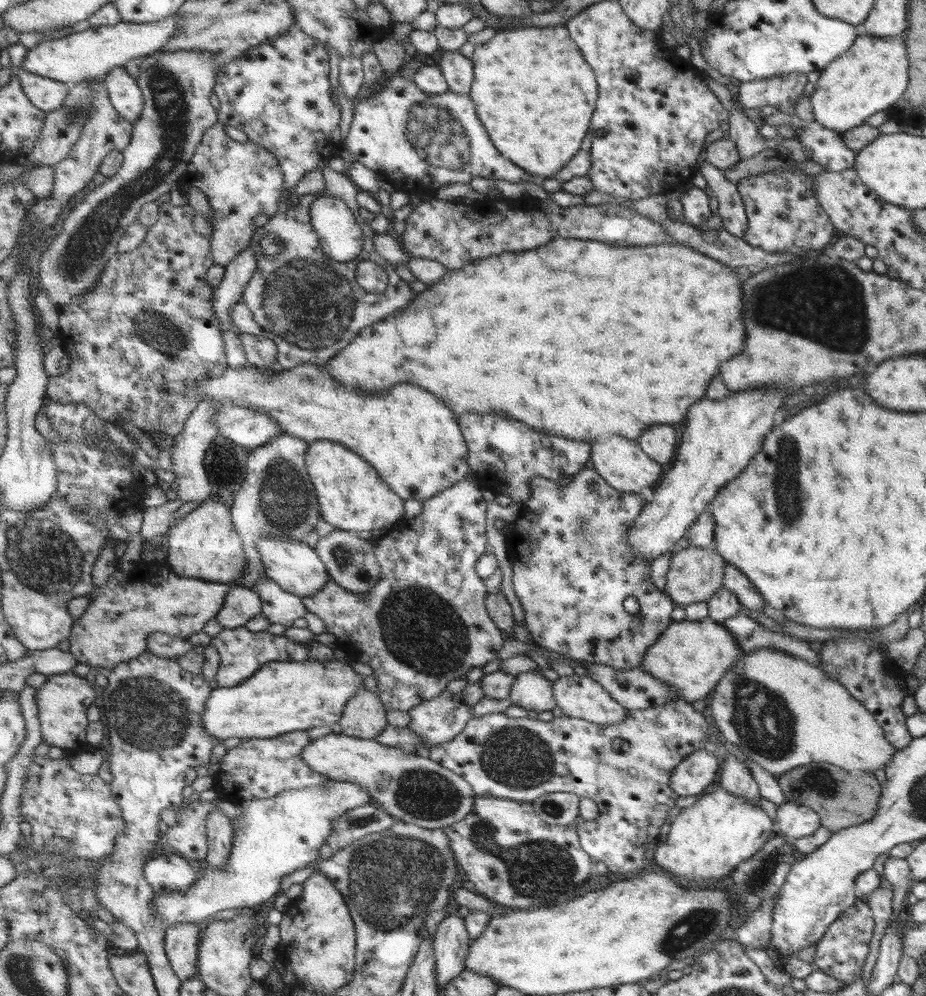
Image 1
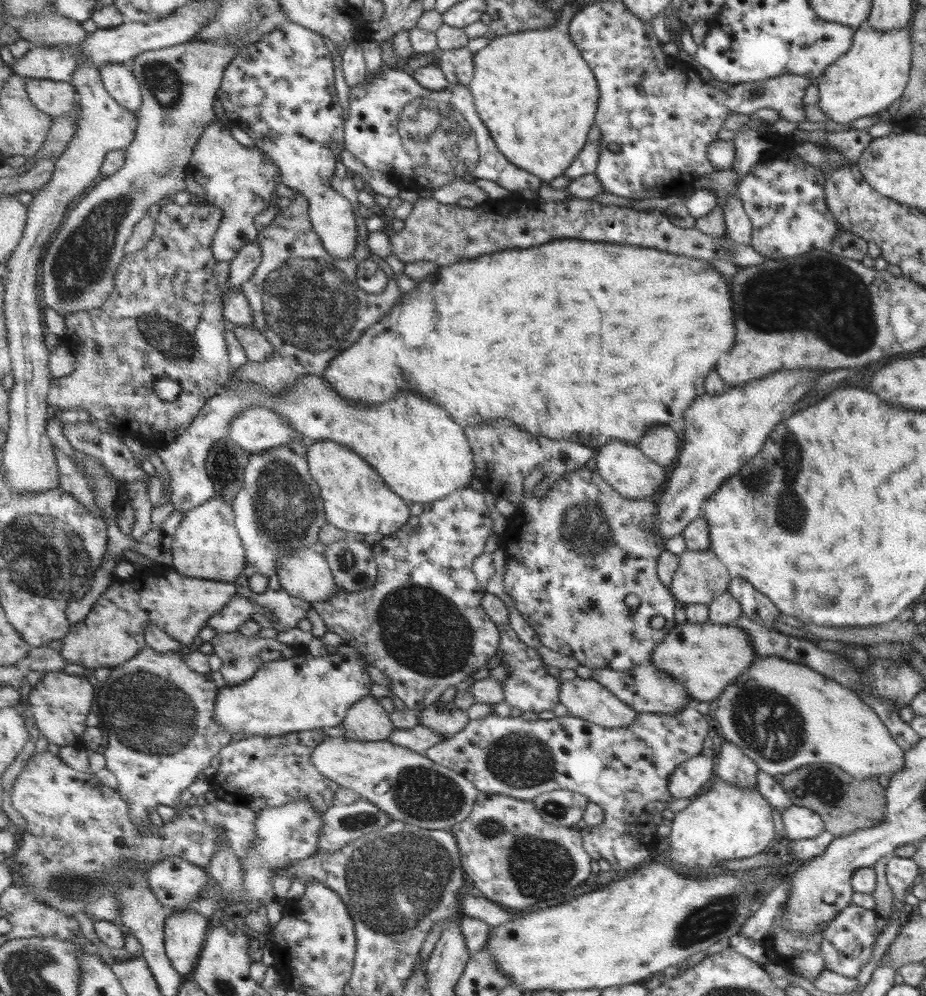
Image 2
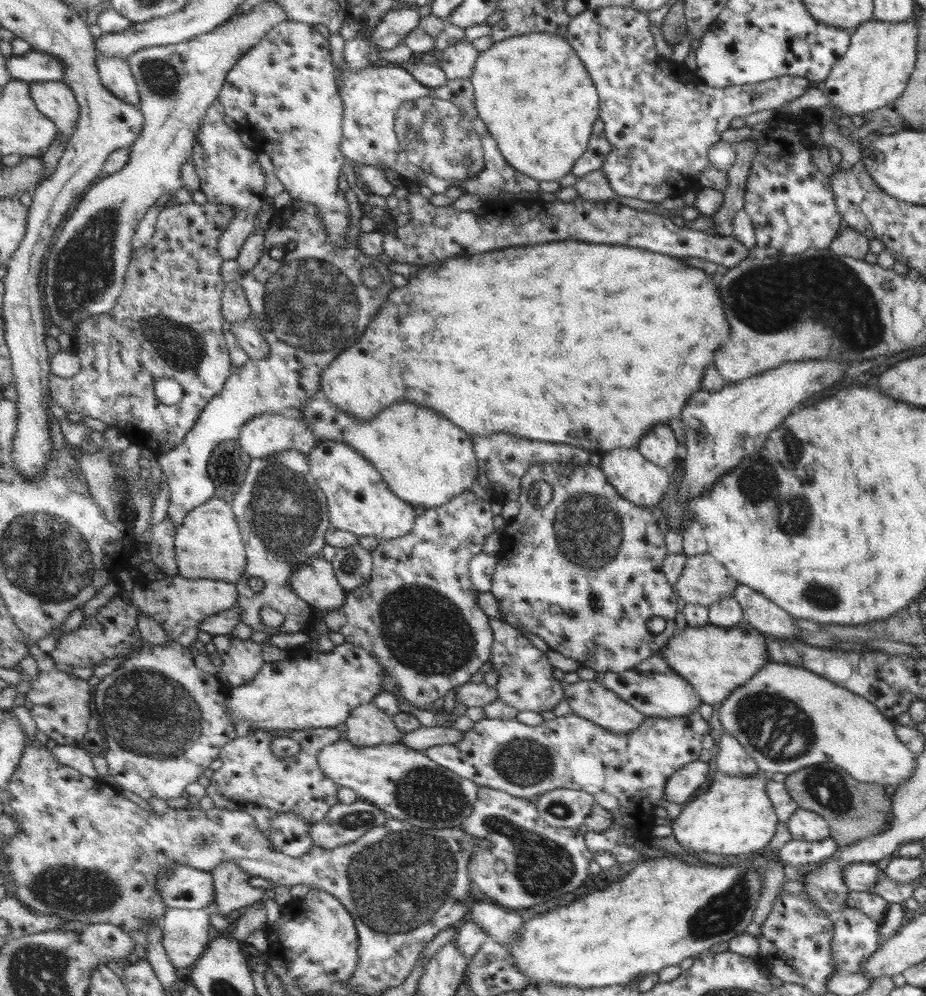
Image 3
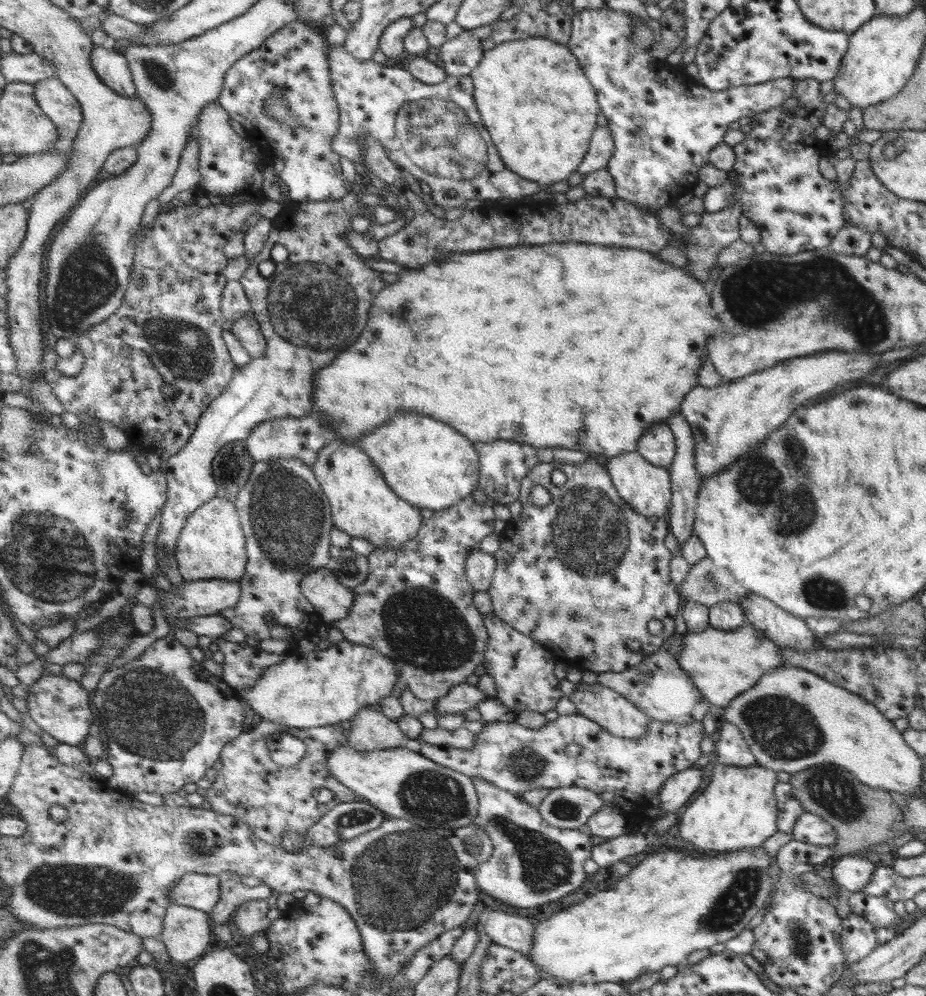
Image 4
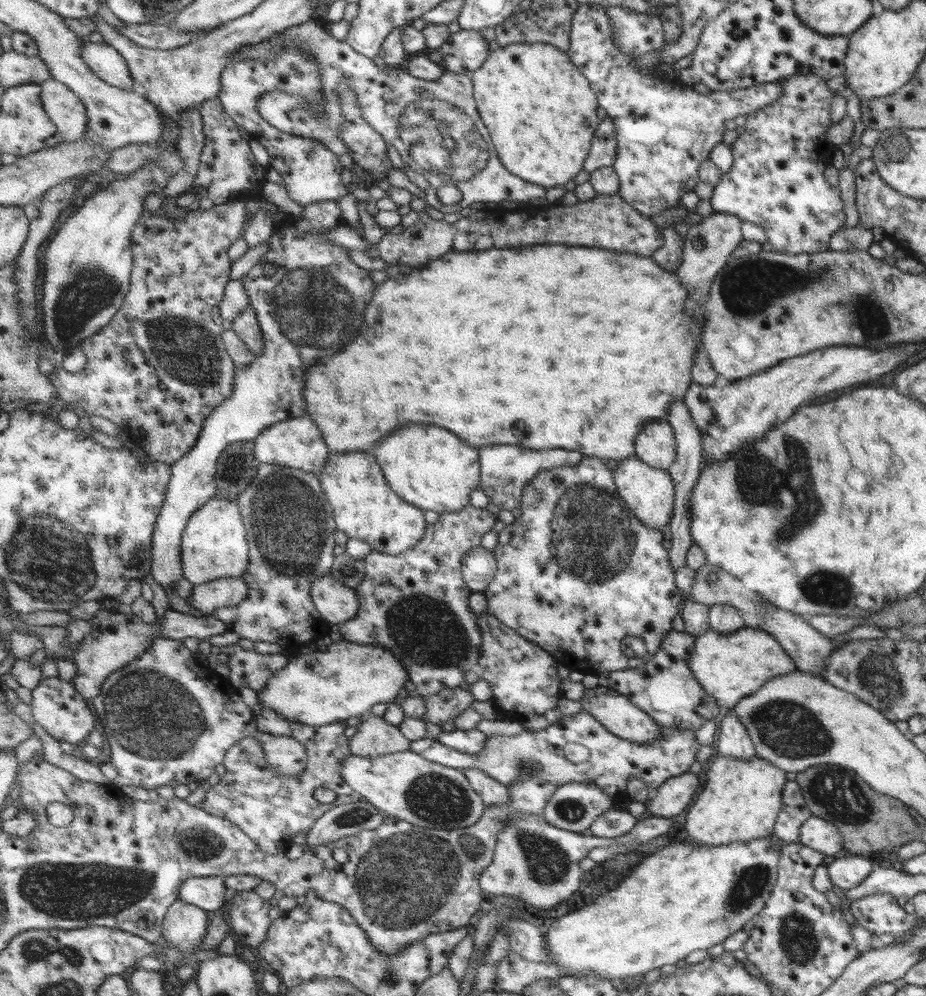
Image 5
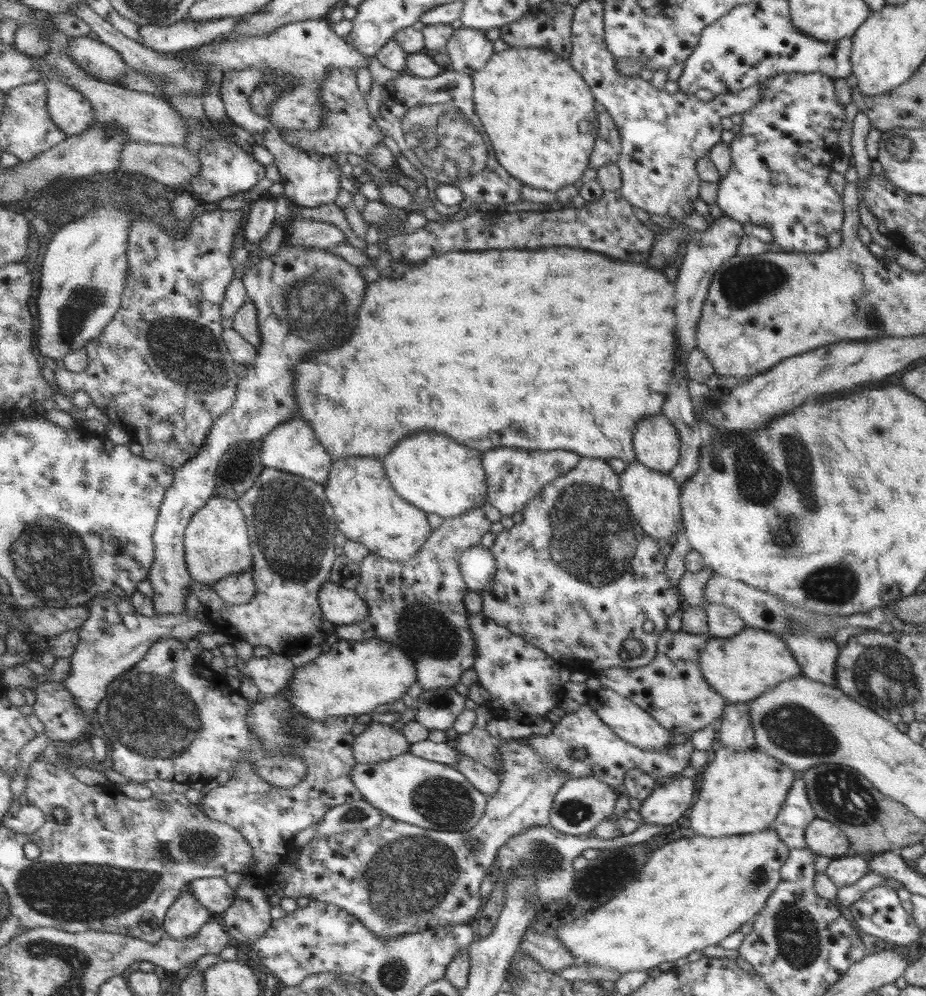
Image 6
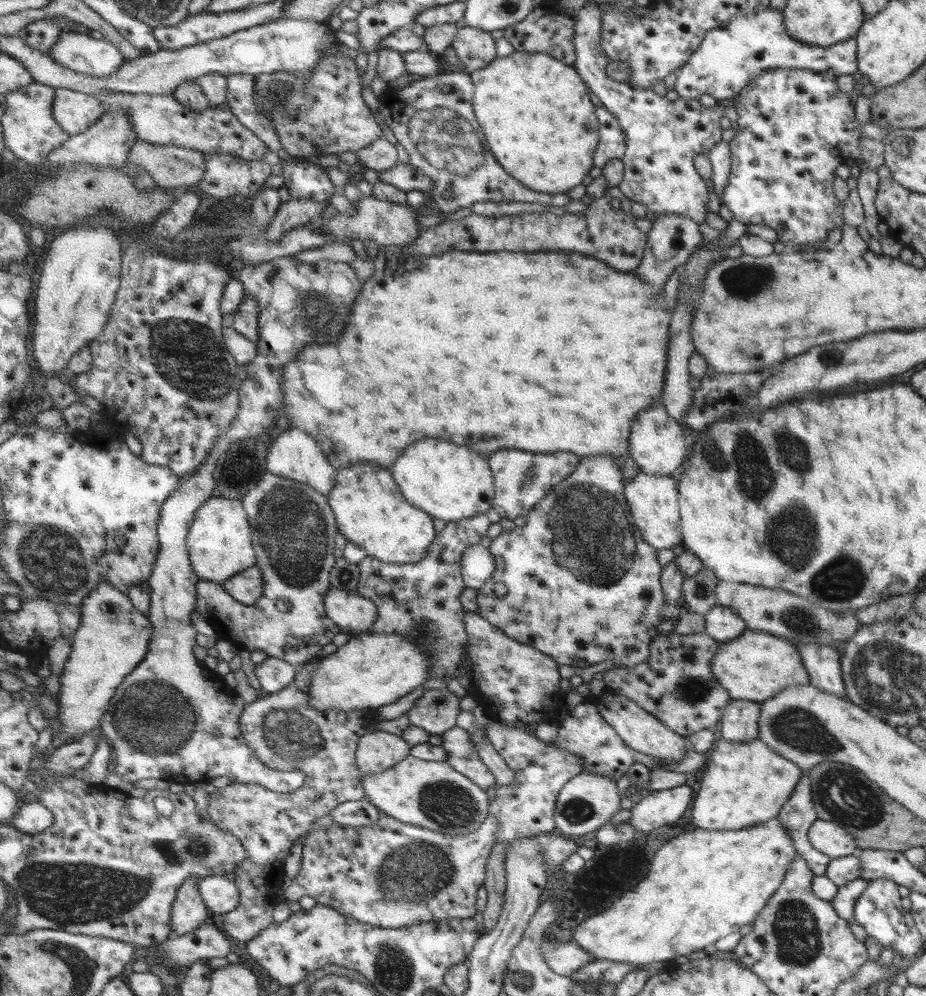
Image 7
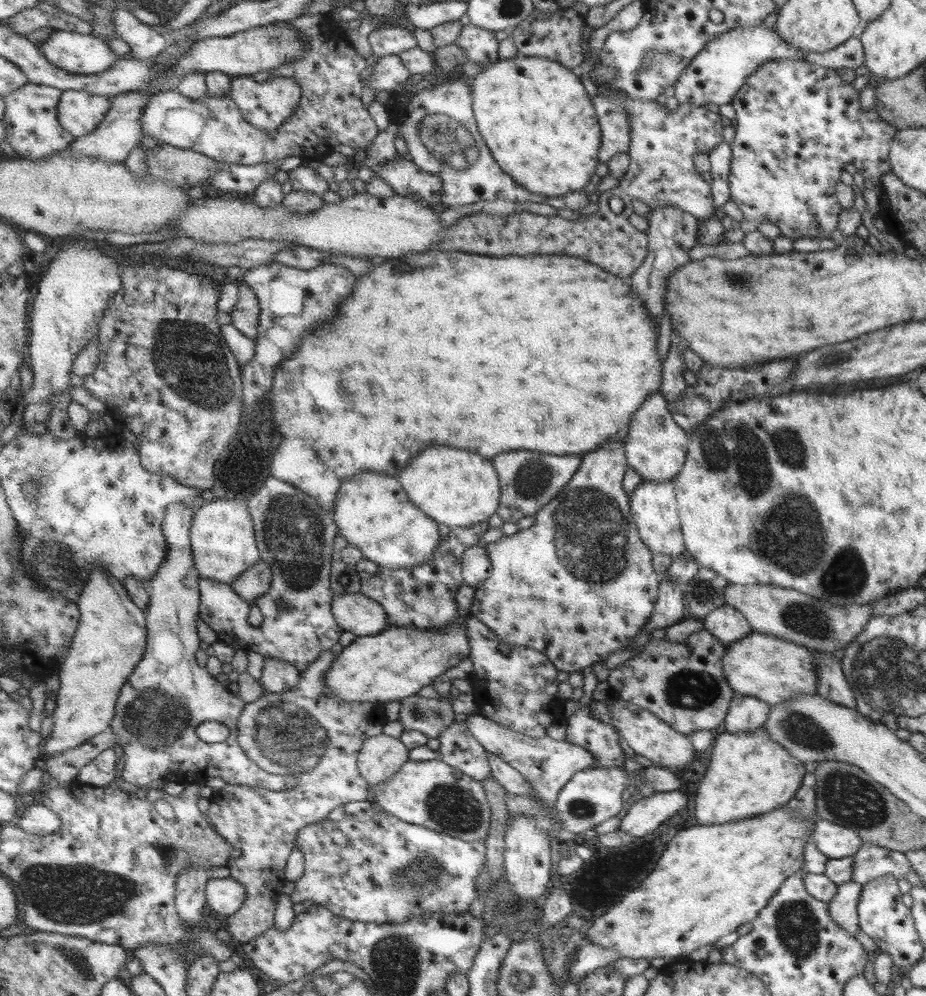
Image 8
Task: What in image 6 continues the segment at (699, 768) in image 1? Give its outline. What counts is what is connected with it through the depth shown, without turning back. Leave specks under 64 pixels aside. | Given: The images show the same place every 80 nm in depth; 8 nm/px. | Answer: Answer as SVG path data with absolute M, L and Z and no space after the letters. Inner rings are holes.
M681 777L667 785L658 786L641 802L638 813L649 824L673 824L677 822L695 800L694 777Z

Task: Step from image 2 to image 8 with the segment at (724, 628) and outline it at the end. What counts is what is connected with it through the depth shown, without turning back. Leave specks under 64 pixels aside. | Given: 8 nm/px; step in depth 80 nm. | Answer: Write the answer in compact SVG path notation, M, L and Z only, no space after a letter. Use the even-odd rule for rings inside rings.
M750 631L742 639L726 645L721 670L735 695L750 696L775 706L794 694L816 694L815 660L810 649L778 637Z

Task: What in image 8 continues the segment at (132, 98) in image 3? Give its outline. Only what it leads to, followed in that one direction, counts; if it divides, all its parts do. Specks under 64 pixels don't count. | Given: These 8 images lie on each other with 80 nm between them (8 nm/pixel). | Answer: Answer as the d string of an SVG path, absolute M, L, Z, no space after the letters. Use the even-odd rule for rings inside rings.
M56 30L39 48L53 64L79 75L105 72L112 61L103 39L80 32Z

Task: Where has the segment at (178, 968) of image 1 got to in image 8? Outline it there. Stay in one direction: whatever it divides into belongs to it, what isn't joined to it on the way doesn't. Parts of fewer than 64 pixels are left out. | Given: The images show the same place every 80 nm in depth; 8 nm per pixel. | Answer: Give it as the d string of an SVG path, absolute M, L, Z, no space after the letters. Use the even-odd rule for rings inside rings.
M187 868L176 884L175 904L187 928L198 930L198 922L203 918L203 908L208 906L207 883L210 873L205 868Z

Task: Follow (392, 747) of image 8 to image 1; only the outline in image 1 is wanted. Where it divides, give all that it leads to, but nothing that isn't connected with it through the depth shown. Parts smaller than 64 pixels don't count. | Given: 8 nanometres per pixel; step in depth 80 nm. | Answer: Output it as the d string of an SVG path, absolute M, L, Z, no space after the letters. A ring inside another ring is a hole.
M362 686L358 690L358 695L347 703L342 719L338 723L341 727L339 732L367 740L378 738L386 730L387 725L390 724L387 713L388 710L386 709L386 705L383 704L381 697L377 693L367 690L367 687Z

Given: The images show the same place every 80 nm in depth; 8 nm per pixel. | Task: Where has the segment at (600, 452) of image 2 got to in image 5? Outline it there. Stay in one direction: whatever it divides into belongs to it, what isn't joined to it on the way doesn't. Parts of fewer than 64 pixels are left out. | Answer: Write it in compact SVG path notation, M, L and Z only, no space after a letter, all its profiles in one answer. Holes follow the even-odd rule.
M637 456L612 465L618 493L626 500L634 516L650 530L668 532L676 503L676 486L672 474L667 470L647 465Z

